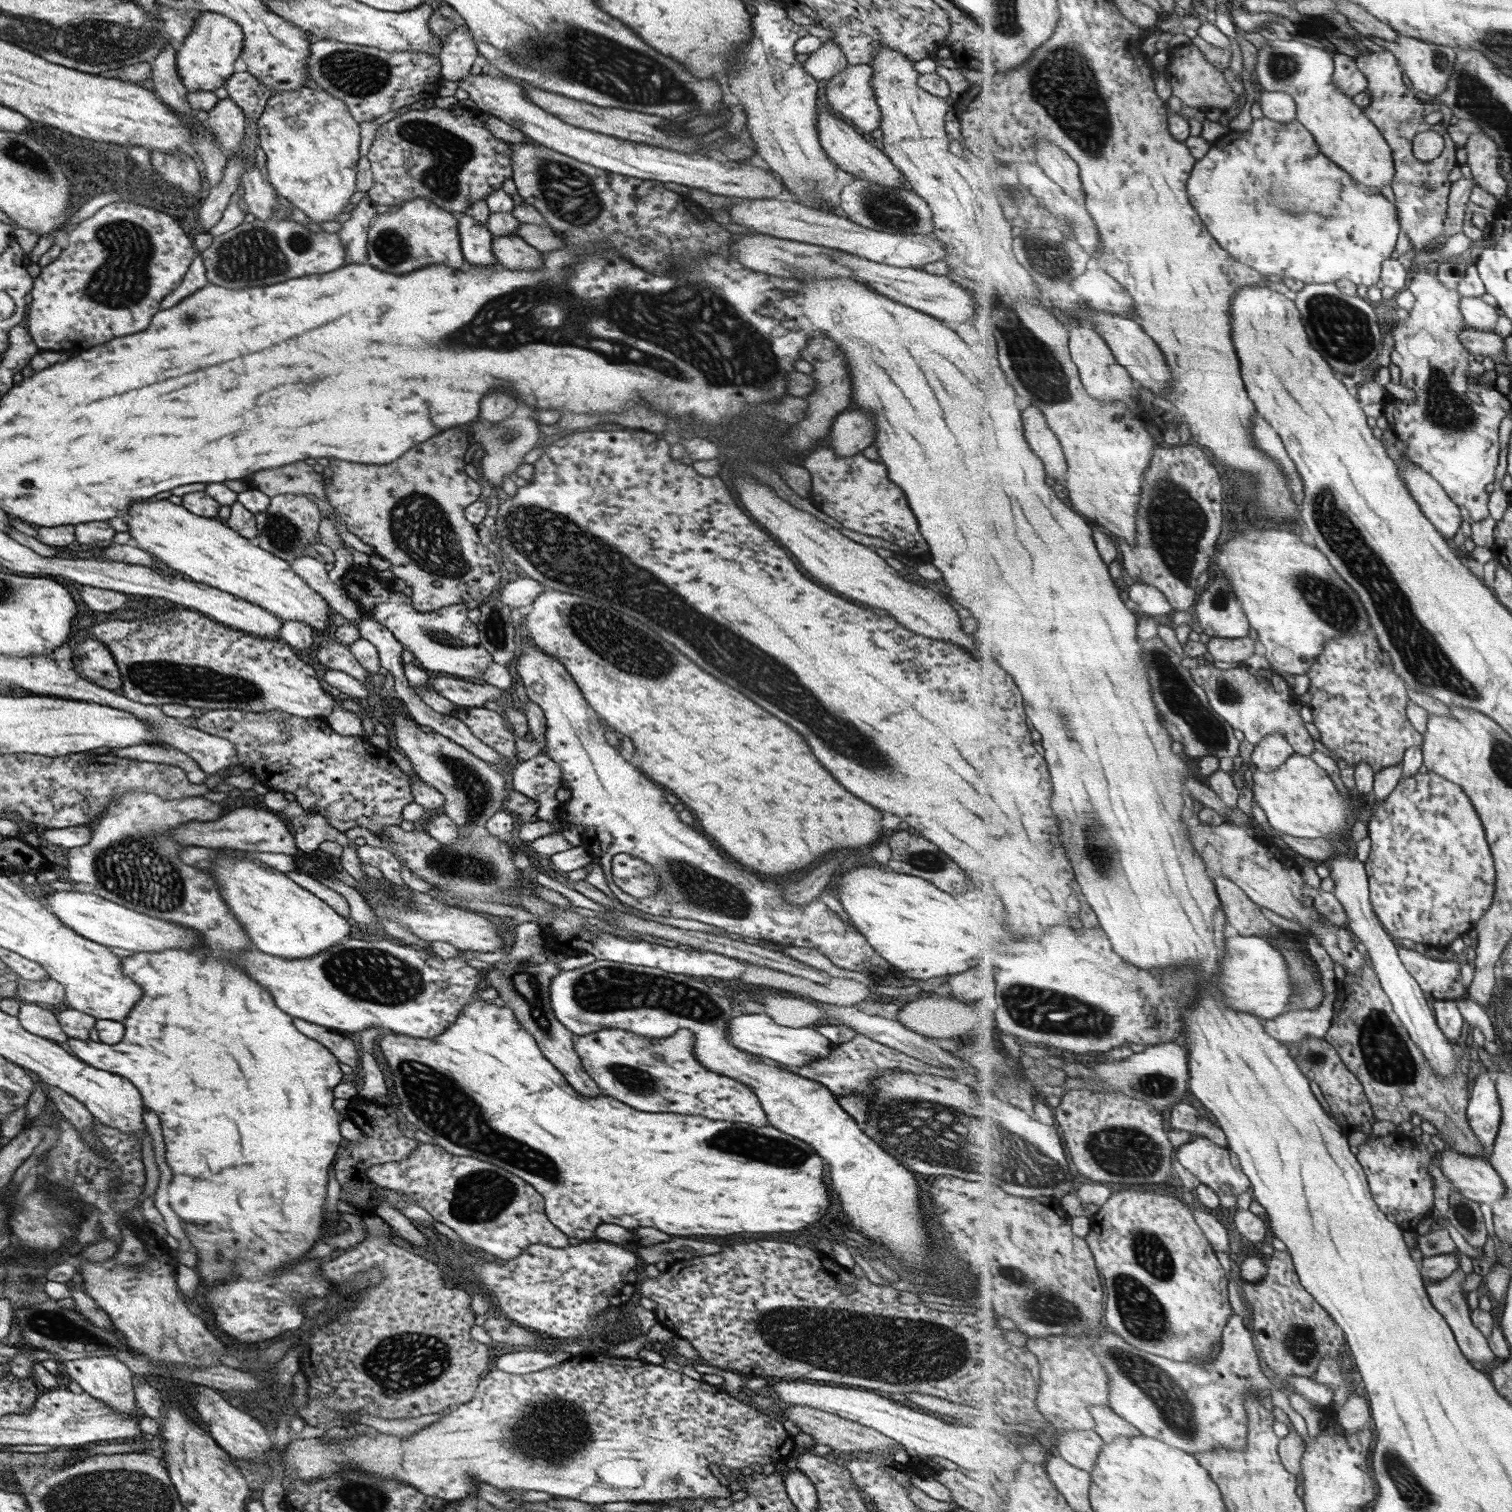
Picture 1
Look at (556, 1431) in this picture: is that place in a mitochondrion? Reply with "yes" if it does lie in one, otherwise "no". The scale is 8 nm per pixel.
yes

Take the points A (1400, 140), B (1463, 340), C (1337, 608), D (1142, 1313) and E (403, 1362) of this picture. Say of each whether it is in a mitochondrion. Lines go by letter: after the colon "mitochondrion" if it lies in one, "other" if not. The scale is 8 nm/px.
A: other
B: other
C: mitochondrion
D: mitochondrion
E: mitochondrion

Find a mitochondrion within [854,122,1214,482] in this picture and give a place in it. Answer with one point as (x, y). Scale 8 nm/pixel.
(1037, 368)

